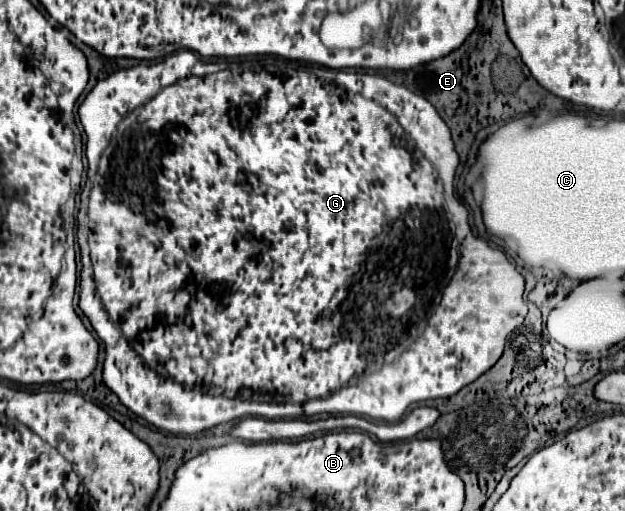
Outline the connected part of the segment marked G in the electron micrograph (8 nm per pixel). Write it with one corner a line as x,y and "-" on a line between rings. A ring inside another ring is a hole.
181,49
181,50
178,50
178,51
176,51
176,52
174,52
174,53
172,53
172,54
170,54
170,55
168,55
168,56
166,56
166,57
164,57
164,59
161,59
161,60
160,60
160,61
158,61
158,63
154,63
154,65
144,65
144,63
138,63
138,65
134,65
134,67
124,67
124,69
118,69
118,71
114,71
114,73
110,73
110,75
108,75
108,77
106,77
106,79
102,79
102,81
98,81
98,83
96,83
96,87
94,87
94,89
92,89
92,91
90,91
90,93
88,93
88,95
86,95
86,99
84,99
84,101
82,101
82,105
80,105
80,109
78,109
78,113
80,113
80,121
82,121
82,127
84,127
84,133
86,133
86,157
88,157
88,165
89,165
89,169
88,169
88,173
87,173
87,175
88,175
88,177
89,177
89,178
93,178
93,177
94,177
94,176
96,176
96,175
97,175
97,173
98,173
98,179
96,179
96,183
94,183
94,185
92,185
92,191
90,191
90,205
88,205
88,217
90,217
90,235
88,235
88,237
77,237
77,242
78,242
78,244
79,244
79,247
80,247
80,253
81,253
81,254
84,254
84,255
82,255
82,256
86,256
86,257
82,257
82,263
83,263
83,268
82,268
82,279
80,279
80,285
82,285
82,291
80,291
80,309
82,309
82,313
84,313
84,315
86,315
86,317
88,317
88,319
90,319
90,323
92,323
92,327
94,327
94,331
96,331
96,335
98,335
98,337
100,337
100,339
102,339
102,341
104,341
104,345
106,345
106,361
104,361
104,383
106,383
106,385
108,385
108,387
110,387
110,389
112,389
112,391
114,391
114,393
116,393
116,395
118,395
118,399
120,399
120,401
122,401
122,403
124,403
124,405
126,405
126,407
128,407
128,409
132,409
132,411
134,411
134,413
136,413
136,415
138,415
138,417
142,417
142,419
146,419
146,421
148,421
148,423
150,423
150,425
154,425
154,427
158,427
158,429
164,429
164,431
170,431
170,433
176,433
176,435
194,435
194,433
200,433
200,431
206,431
206,429
210,429
210,427
214,427
214,425
218,425
218,423
228,423
228,421
234,421
234,419
240,419
240,417
248,417
248,415
254,415
254,417
266,417
266,419
298,419
298,417
312,417
312,415
322,415
322,413
326,413
326,415
360,415
360,417
372,417
372,419
378,419
378,421
390,421
390,423
392,423
392,421
398,421
398,419
400,419
400,417
402,417
402,413
404,413
404,411
406,411
406,409
408,409
408,405
412,405
412,403
418,403
418,401
426,401
426,399
438,399
438,397
450,397
450,395
454,395
454,393
458,393
458,391
460,391
460,389
462,389
462,387
466,387
466,385
470,385
470,383
472,383
472,381
476,381
476,379
478,379
478,377
480,377
480,375
482,375
482,373
486,373
486,371
488,371
488,369
490,369
490,367
492,367
492,365
494,365
494,363
496,363
496,361
498,361
498,359
500,359
500,355
502,355
502,351
504,351
504,345
506,345
506,337
508,337
508,333
510,333
510,331
512,331
512,329
516,329
516,327
518,327
518,325
522,325
522,323
524,323
524,317
526,317
526,313
528,313
528,307
526,307
526,311
524,311
524,299
522,299
522,295
524,295
524,277
522,277
522,275
520,275
520,273
518,273
518,271
516,271
516,267
514,267
514,265
512,265
512,263
510,263
510,261
508,261
508,259
506,259
506,255
504,255
504,253
502,253
502,251
498,251
498,249
492,249
492,247
490,247
490,245
488,245
488,243
486,243
486,241
482,241
482,239
478,239
478,237
474,237
474,235
472,235
472,233
470,233
470,225
468,225
468,209
466,209
466,207
464,207
464,205
462,205
462,203
460,203
460,201
458,201
458,199
456,199
456,195
454,195
454,175
456,175
456,167
458,167
458,163
460,163
460,157
458,157
458,153
456,153
456,149
454,149
454,141
452,141
452,135
450,135
450,129
448,129
448,125
446,125
446,123
444,123
444,121
442,121
442,117
440,117
440,115
438,115
438,111
436,111
436,109
434,109
434,107
432,107
432,105
430,105
430,103
428,103
428,101
426,101
426,99
424,99
424,97
420,97
420,95
416,95
416,93
412,93
412,91
408,91
408,89
406,89
406,87
404,87
404,85
396,85
396,83
392,83
392,81
388,81
388,79
386,79
386,77
378,77
378,75
368,75
368,73
344,73
344,71
338,71
338,73
336,73
336,71
334,71
334,69
324,69
324,67
316,67
316,65
304,65
304,63
302,63
302,61
292,61
292,59
282,59
282,57
276,57
276,55
264,55
264,57
240,57
240,59
234,59
234,61
232,61
232,63
226,63
226,67
225,67
225,66
224,66
224,65
220,65
220,64
218,64
218,63
208,63
208,62
204,62
204,61
202,61
202,60
201,60
201,59
200,59
200,58
199,58
199,57
196,57
196,55
194,55
194,52
193,52
193,51
190,51
190,50
188,50
188,49
-
356,81
358,81
358,83
360,83
360,87
358,87
358,89
360,89
360,93
364,93
364,97
362,97
362,95
360,95
360,93
352,93
352,91
354,91
354,89
356,89
-
444,193
446,193
446,201
448,201
448,207
450,207
450,213
452,213
452,221
454,221
454,225
456,225
456,235
454,235
454,233
452,233
452,231
450,231
450,225
448,225
448,231
446,231
446,217
448,217
448,215
446,215
446,205
444,205
-
96,287
98,287
98,295
100,295
100,297
98,297
98,299
102,299
102,303
104,303
104,305
102,305
102,307
96,307
-
406,341
414,341
414,343
412,343
412,345
410,345
410,349
408,349
408,351
404,351
404,345
406,345
-
260,401
292,401
292,403
270,403
270,407
250,407
250,403
258,403
258,405
262,405
262,403
260,403

